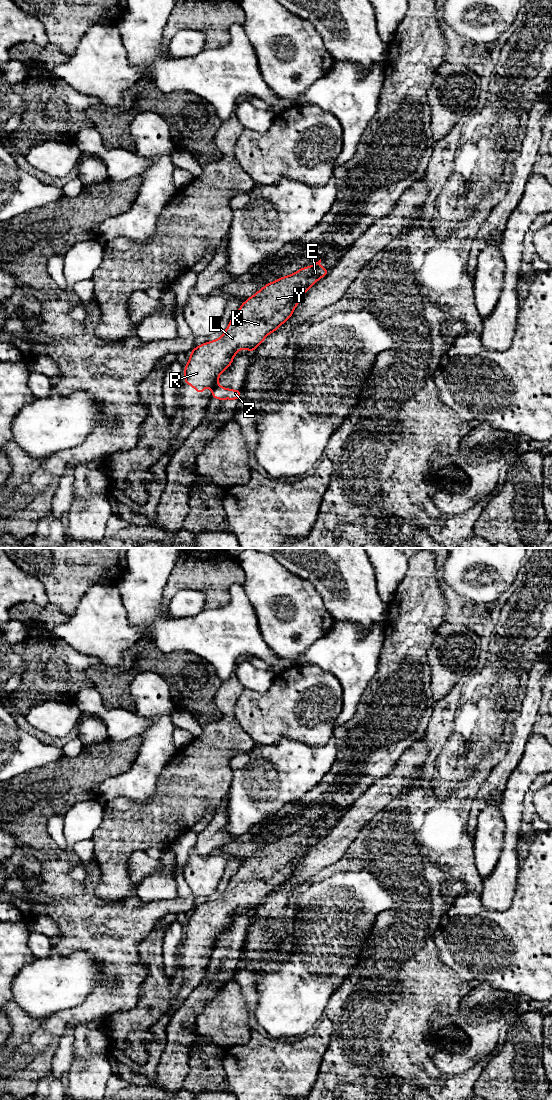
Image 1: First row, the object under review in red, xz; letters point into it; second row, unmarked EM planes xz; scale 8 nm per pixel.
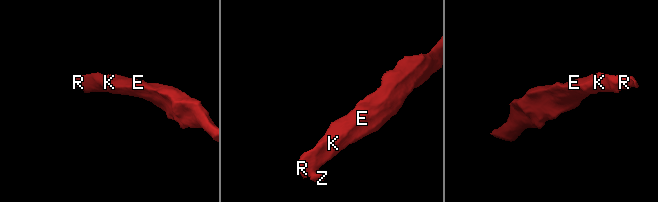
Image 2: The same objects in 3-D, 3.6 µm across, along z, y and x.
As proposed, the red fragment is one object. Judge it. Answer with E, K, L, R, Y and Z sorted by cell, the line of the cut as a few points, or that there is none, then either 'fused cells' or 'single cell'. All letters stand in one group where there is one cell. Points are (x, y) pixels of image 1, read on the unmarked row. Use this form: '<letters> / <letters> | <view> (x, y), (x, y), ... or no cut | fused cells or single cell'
E K L R Y / Z | xz (217, 944), (212, 950) | fused cells

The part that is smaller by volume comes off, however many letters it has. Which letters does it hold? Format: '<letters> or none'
Z

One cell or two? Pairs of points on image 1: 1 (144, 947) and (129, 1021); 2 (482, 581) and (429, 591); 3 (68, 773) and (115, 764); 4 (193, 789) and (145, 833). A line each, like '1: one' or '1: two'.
1: one
2: two
3: one
4: one

